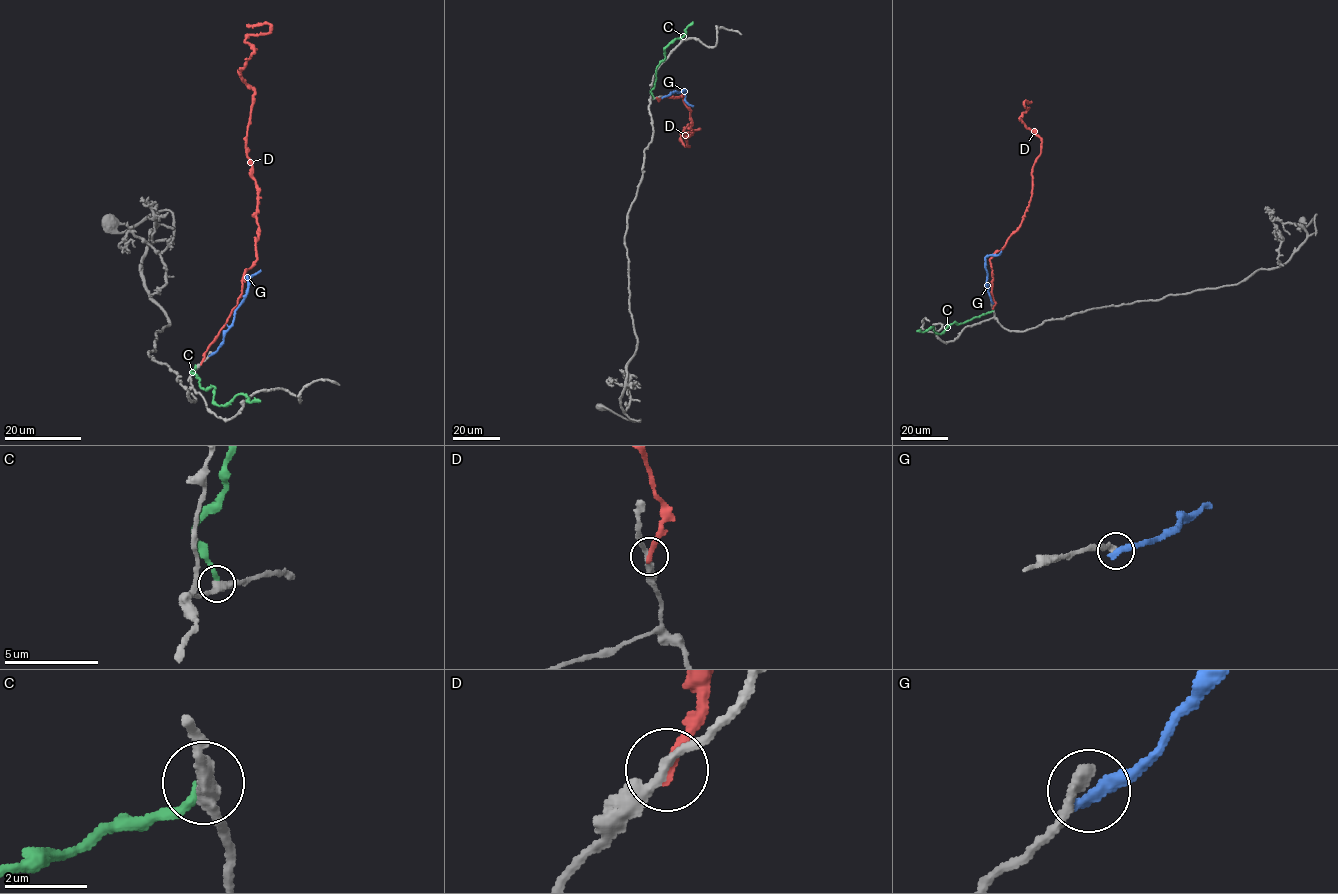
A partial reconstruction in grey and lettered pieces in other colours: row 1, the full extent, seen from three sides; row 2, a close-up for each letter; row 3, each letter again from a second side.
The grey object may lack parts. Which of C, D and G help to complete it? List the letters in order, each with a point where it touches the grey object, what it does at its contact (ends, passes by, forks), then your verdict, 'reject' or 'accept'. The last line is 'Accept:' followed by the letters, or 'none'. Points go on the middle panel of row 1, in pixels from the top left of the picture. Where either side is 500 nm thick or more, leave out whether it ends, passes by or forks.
C: contact (653, 98); it ends; reject
D: contact (657, 98); it ends; reject
G: contact (662, 97); it ends; reject
Accept: none

